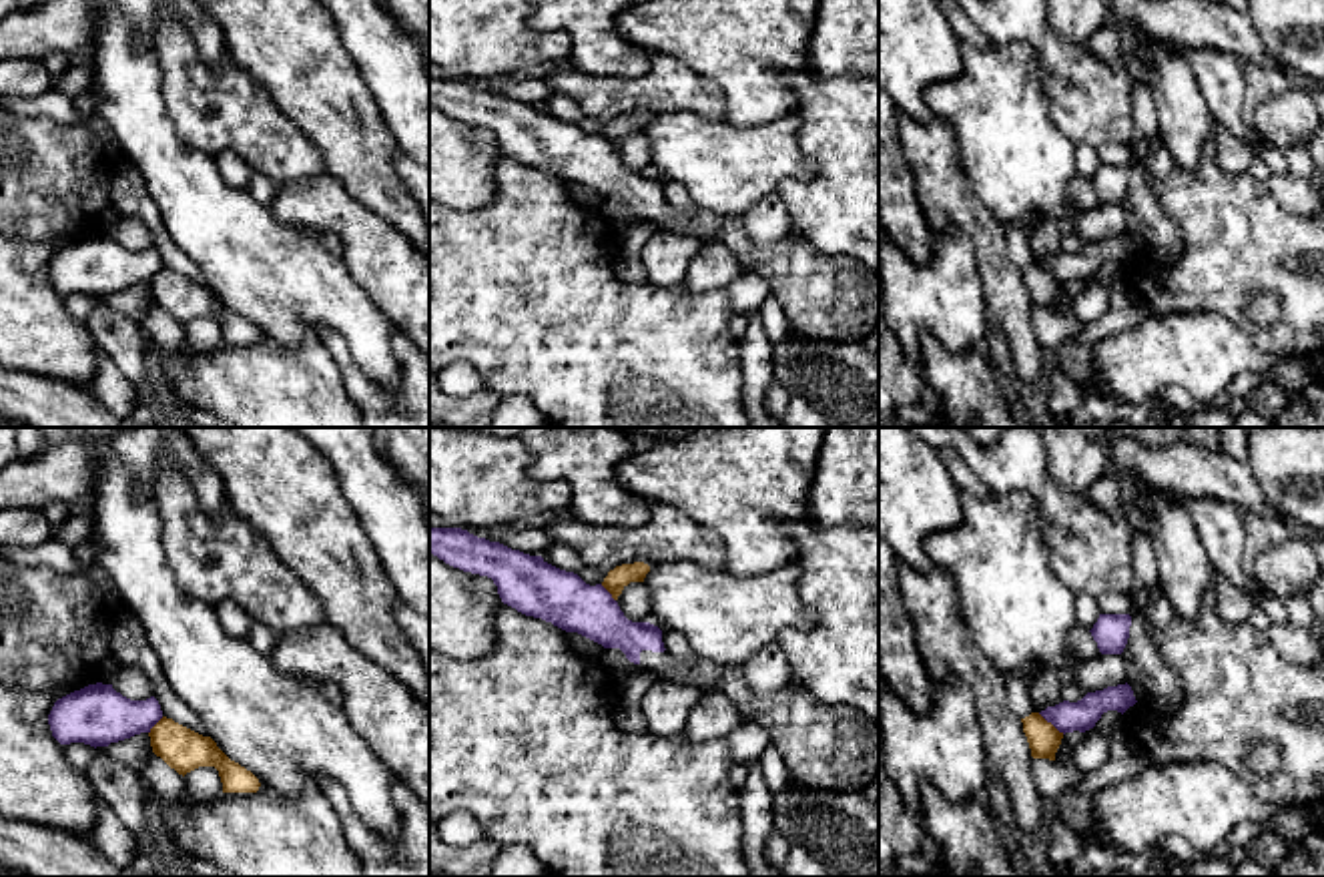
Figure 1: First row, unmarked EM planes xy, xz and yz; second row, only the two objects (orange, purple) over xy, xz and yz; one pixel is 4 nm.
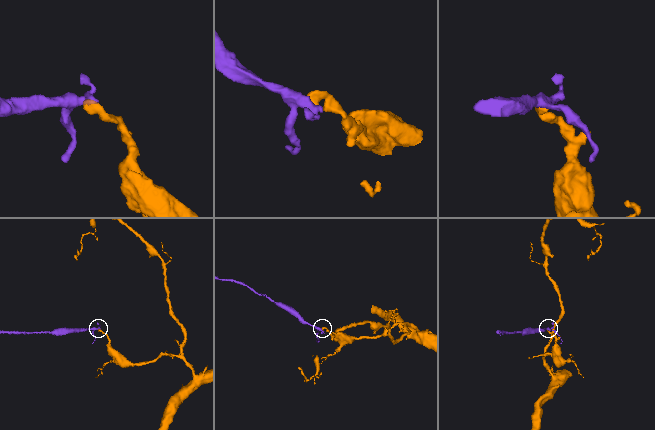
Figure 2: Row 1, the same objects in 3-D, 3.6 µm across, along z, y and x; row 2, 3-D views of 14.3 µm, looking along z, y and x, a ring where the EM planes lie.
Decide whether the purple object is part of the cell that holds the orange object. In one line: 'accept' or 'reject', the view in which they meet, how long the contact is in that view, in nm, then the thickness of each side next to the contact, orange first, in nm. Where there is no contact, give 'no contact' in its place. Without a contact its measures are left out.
reject | yz | 140 nm | 130/120 nm

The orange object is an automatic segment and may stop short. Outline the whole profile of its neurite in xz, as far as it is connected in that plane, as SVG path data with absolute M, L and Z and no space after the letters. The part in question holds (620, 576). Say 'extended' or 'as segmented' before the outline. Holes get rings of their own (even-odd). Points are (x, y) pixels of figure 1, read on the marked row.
as segmented | M644 562L622 564L608 572L602 586L612 594L614 600L618 600L630 582L644 582L648 572L650 566Z

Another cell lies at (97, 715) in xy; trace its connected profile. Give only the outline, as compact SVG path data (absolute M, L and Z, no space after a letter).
M88 684L58 698L48 714L52 737L60 745L84 743L108 747L150 728L162 718L154 696L130 700L112 684Z

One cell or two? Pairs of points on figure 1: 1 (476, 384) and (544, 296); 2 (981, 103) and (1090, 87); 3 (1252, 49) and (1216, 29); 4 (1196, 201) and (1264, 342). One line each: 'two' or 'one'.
1: two
2: two
3: one
4: one

